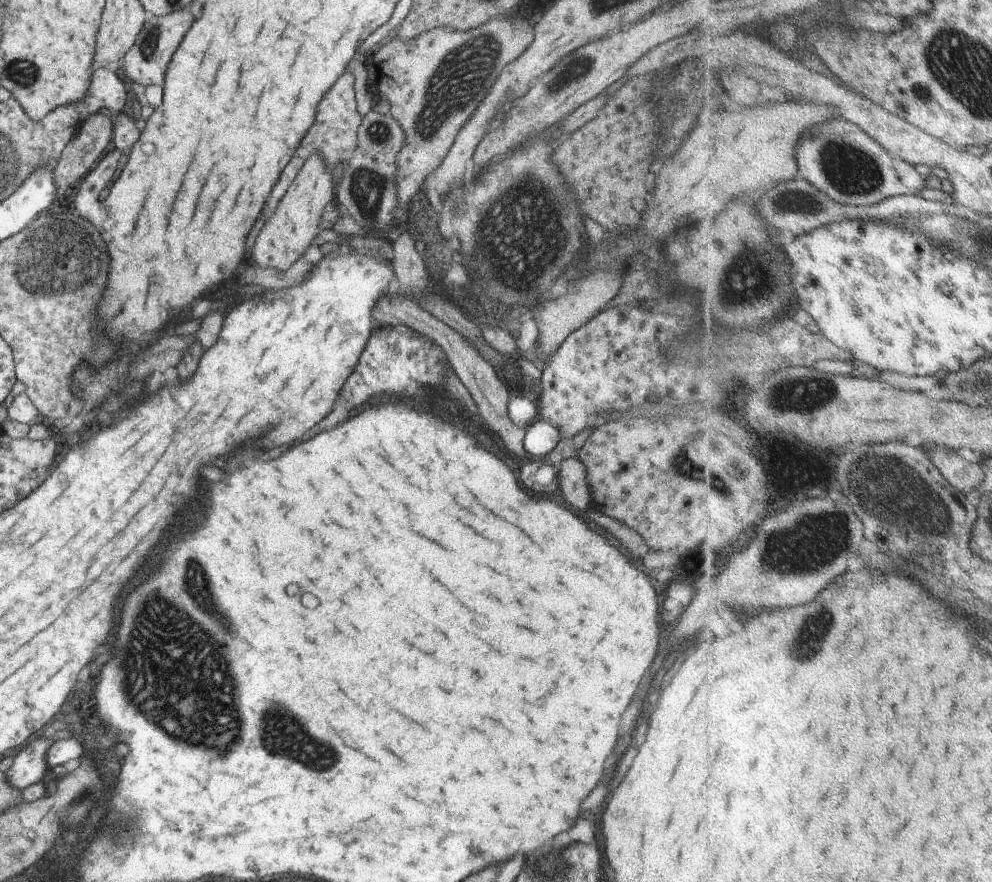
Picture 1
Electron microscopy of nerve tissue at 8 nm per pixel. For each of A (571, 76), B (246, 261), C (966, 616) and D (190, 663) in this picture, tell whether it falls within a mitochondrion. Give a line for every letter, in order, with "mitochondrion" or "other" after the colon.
A: mitochondrion
B: other
C: other
D: mitochondrion

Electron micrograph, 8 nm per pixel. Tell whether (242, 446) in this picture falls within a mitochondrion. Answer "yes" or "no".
no

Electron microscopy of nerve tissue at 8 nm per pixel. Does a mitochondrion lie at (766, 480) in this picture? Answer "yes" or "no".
no

